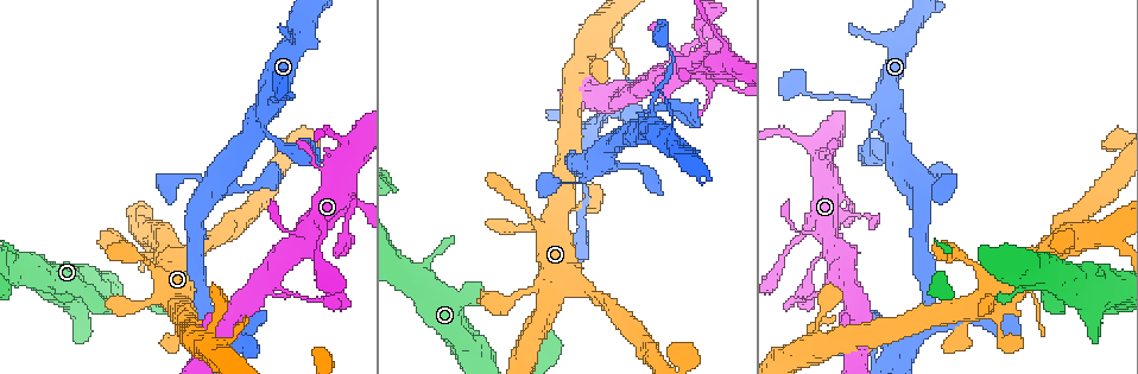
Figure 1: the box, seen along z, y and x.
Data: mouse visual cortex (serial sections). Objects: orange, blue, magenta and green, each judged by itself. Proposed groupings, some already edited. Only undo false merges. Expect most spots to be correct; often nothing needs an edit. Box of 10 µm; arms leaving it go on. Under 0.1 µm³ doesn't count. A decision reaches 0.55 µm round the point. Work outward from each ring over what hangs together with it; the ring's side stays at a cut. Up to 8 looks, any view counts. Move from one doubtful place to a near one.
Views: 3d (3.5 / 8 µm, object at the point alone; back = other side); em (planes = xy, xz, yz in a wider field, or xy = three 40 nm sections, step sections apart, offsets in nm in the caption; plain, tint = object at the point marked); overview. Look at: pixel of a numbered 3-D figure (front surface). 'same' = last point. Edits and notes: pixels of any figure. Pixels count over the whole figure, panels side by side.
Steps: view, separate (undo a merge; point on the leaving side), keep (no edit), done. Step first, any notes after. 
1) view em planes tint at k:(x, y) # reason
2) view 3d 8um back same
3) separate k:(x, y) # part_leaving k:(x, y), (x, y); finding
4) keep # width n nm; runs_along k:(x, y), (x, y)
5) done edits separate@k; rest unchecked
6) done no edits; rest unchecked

view 3d 8um at 1:(24, 274)

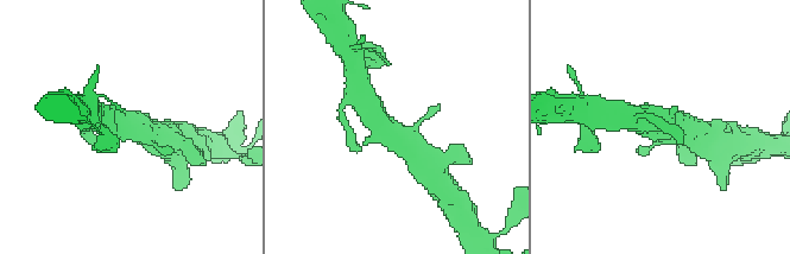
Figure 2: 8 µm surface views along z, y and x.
view em xy step 3 tint same # need the tissue

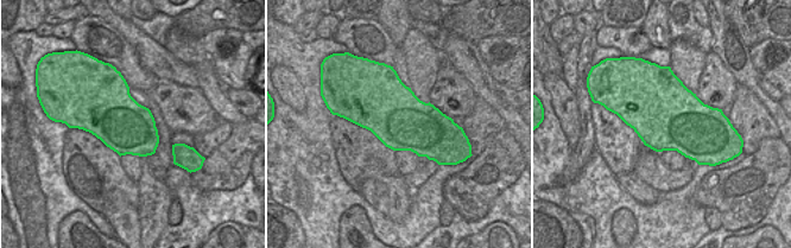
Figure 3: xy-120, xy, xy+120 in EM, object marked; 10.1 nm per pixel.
keep # runs_along 2:(423, 154), (377, 129), (373, 120); all the same cell

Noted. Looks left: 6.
view 3d 8um at 1:(588, 56) # abrupt turn

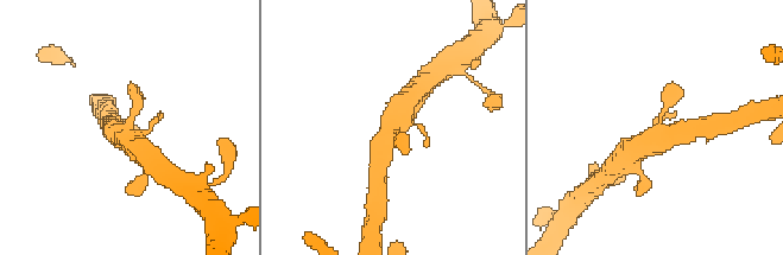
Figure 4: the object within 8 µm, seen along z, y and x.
view em xy step 2 tint same

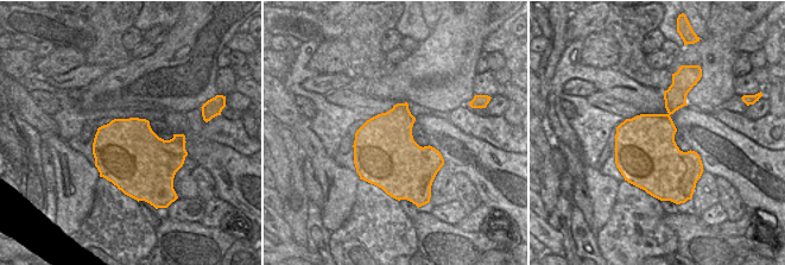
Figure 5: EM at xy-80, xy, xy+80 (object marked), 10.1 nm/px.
keep # runs_along 4:(380, 160), (383, 144), (404, 104); all the same cell

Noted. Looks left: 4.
view 3d 8um at 1:(886, 348) # four arms meet

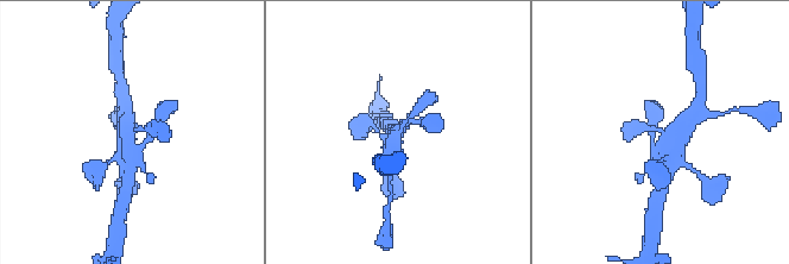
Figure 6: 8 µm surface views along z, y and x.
view em xy step 3 tint same # now the EM

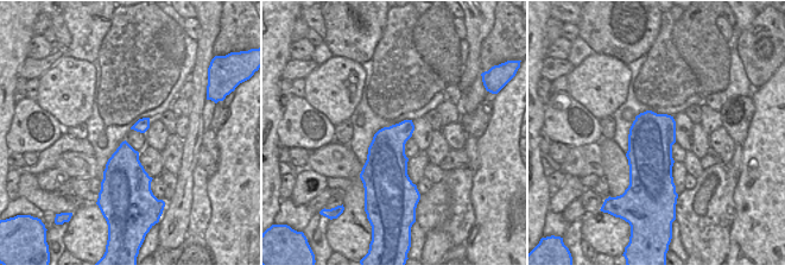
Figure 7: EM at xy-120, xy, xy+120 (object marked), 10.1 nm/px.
keep # runs_along 6:(391, 157), (402, 126), (420, 106); one cell here

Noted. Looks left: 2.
done no edits; rest unchecked

